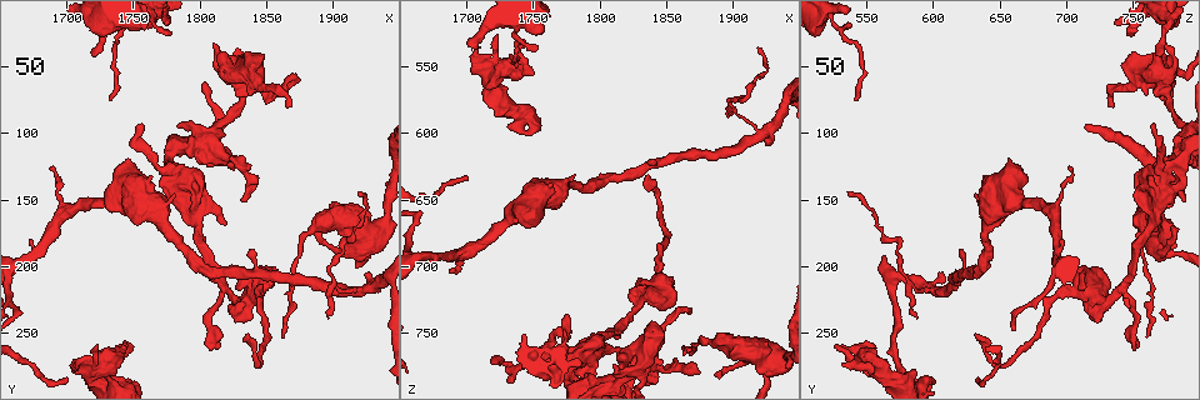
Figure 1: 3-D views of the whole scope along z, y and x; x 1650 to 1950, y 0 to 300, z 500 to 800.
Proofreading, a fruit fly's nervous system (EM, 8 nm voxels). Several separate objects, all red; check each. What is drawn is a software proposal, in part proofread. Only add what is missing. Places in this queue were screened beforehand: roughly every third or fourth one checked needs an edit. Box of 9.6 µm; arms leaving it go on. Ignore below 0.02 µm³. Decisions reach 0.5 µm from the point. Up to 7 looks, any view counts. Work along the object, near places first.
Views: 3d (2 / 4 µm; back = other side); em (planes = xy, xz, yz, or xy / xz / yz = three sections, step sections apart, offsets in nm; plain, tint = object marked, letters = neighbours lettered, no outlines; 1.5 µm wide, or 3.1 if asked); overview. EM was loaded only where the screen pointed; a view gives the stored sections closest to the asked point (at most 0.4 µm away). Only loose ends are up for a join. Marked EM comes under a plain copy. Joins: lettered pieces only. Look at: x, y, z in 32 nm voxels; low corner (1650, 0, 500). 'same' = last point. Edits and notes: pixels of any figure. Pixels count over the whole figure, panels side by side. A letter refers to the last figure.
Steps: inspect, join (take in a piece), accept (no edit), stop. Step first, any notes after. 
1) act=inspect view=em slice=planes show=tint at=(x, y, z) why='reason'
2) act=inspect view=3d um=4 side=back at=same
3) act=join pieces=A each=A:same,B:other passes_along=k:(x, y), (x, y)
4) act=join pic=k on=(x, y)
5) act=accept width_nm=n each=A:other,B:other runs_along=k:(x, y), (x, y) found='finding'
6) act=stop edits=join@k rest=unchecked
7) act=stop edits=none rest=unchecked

act=inspect view=em slice=xz step=4 show=letters at=(1862, 252, 760) why='tapers out'

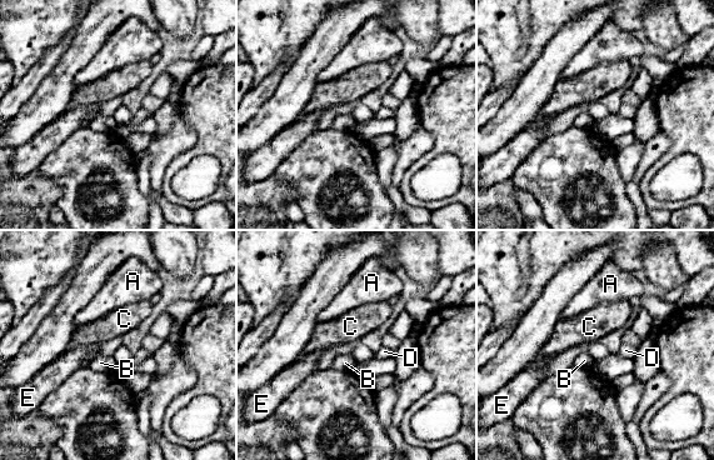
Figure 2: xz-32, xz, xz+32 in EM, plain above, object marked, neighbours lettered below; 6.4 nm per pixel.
act=inspect view=em slice=planes show=letters at=same why='another direction'

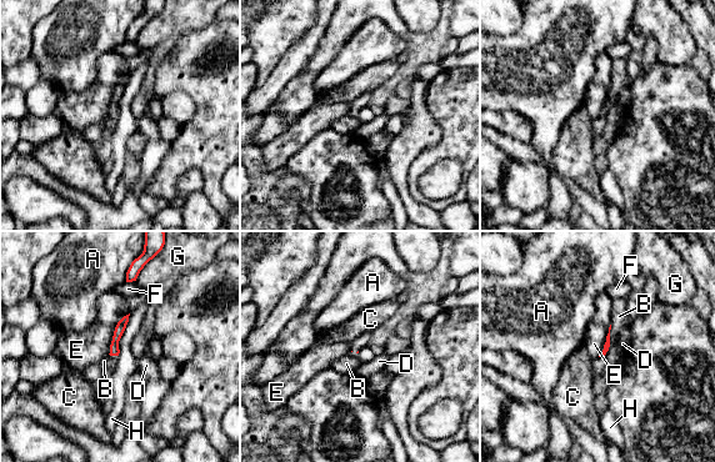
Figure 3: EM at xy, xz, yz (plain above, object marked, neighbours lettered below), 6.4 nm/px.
act=accept each=A:other,B:other,C:other,D:other,E:other,F:other,G:other,H:other border=3:(129, 312), (118, 322), (108, 353) found='none of them fits'

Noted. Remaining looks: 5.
act=inspect view=3d um=2 at=(1750, 260, 556) why='free end'

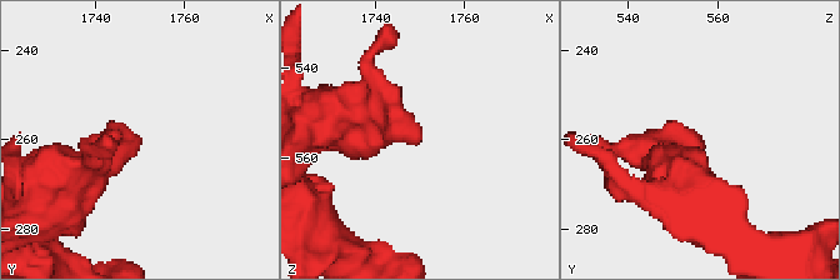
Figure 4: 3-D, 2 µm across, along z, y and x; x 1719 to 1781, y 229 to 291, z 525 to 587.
act=inspect view=em slice=planes show=letters at=(1750, 260, 556)

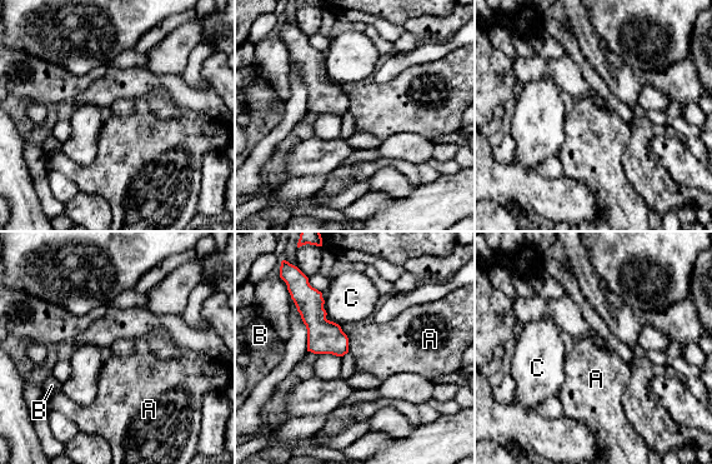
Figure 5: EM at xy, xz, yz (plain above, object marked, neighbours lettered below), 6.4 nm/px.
act=accept longest_contact=A:190nm each=A:other,B:other,C:other border=5:(339, 325), (347, 338), (349, 352) found='no lettered piece goes on from it'

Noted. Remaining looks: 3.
act=inspect view=3d um=4 at=(1734, 76, 540) why='an open end'

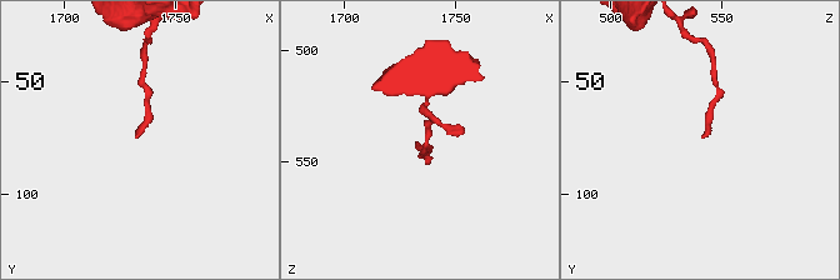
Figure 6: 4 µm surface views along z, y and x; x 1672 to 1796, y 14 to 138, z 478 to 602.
act=inspect view=em slice=xz step=8 show=letters at=(1733, 75, 542)

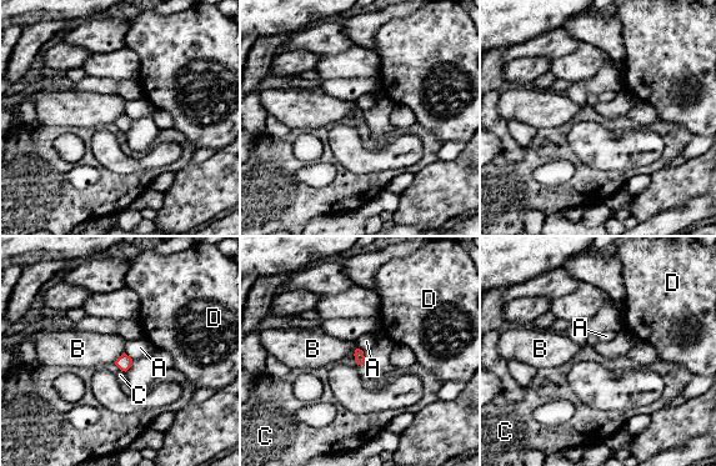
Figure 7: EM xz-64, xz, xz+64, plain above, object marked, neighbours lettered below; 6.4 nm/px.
act=accept each=A:other,B:other,C:other,D:other border=7:(353, 355), (358, 364), (365, 364) found='none of them fits'

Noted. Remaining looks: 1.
act=stop edits=none rest=unchecked

